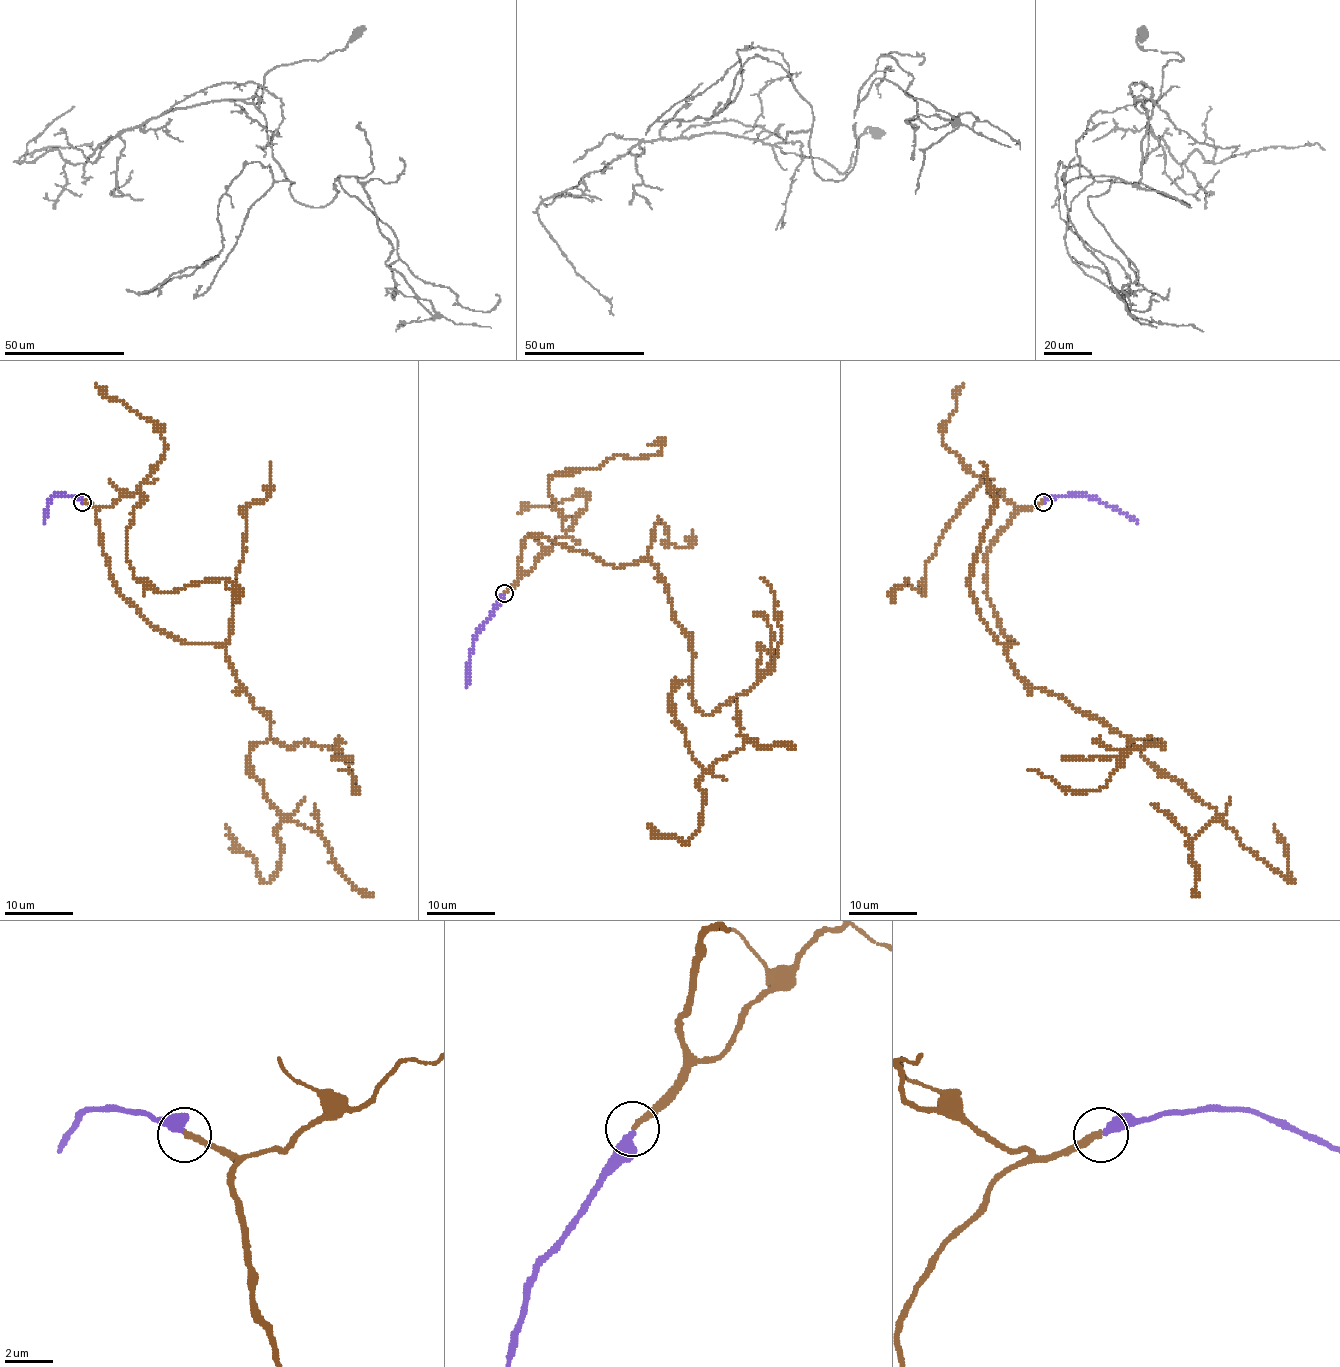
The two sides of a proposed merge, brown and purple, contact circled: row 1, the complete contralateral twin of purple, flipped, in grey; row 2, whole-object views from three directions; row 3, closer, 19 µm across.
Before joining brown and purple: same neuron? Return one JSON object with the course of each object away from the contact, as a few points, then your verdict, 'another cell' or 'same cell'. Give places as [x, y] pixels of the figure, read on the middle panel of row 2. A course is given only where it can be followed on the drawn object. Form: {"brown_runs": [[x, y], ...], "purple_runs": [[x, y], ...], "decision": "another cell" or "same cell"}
{"brown_runs": [[505, 592], [527, 536], [653, 563], [693, 652], [669, 696], [703, 792], [688, 840], [647, 823]], "purple_runs": [[505, 594], [476, 637], [465, 688]], "decision": "same cell"}

